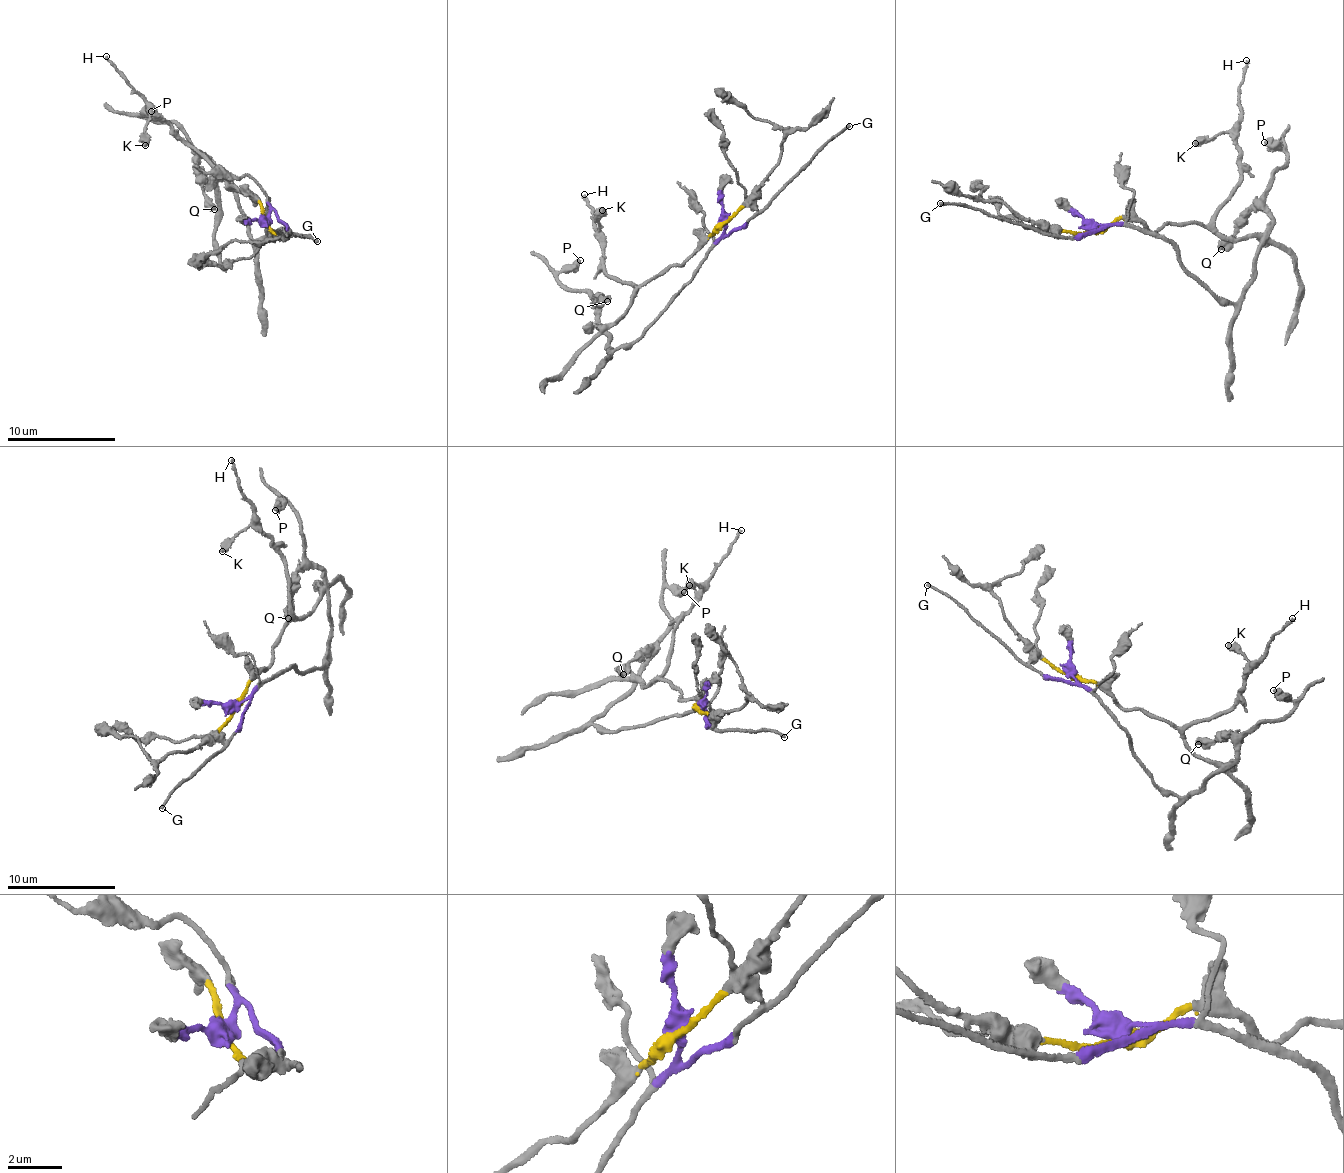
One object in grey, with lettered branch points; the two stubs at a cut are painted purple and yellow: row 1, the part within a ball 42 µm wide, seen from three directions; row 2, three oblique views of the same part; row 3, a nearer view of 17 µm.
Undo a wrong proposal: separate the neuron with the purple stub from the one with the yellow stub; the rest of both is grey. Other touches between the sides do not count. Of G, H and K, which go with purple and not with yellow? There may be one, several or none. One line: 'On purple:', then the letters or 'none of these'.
On purple: G

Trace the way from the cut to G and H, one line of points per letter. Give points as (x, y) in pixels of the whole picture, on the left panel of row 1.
G: (264, 221), (281, 223), (290, 235), (305, 235), (316, 241)
H: (264, 224), (259, 198), (253, 202), (222, 179), (105, 57)

